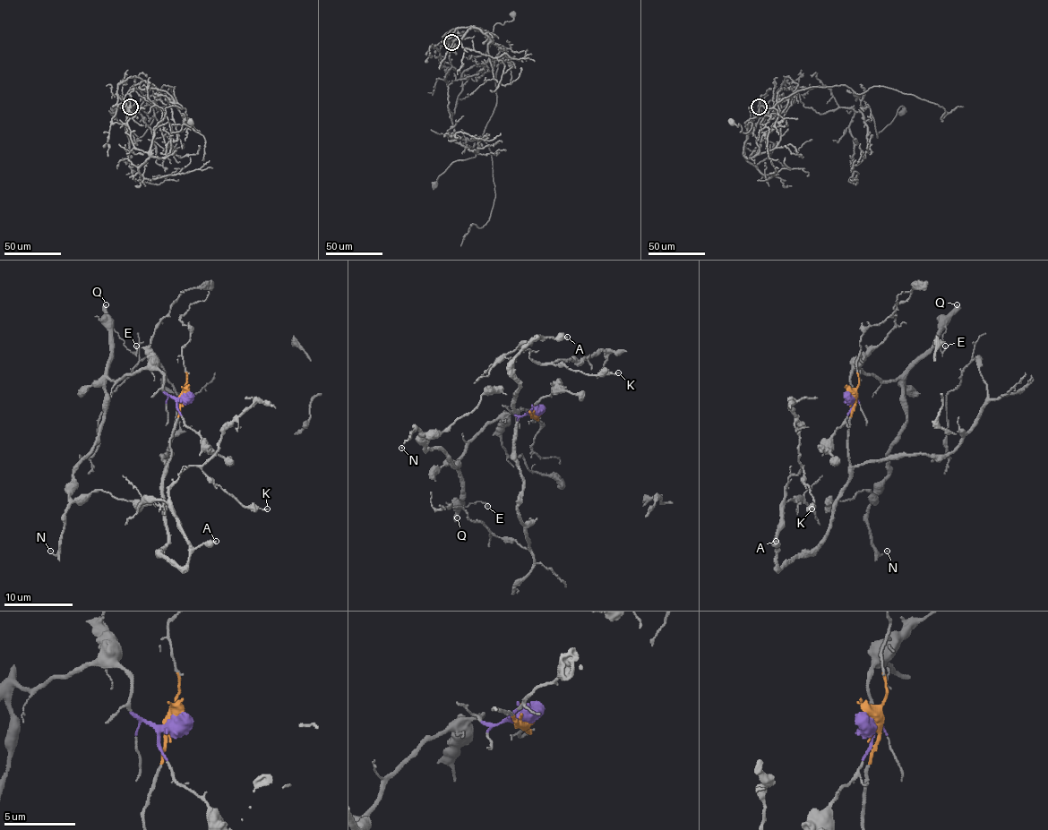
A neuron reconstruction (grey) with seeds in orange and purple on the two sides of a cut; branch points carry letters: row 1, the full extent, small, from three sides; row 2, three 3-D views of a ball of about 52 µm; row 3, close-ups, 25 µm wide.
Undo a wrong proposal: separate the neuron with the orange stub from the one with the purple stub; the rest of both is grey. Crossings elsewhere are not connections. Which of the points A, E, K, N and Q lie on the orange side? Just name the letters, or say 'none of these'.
A, K

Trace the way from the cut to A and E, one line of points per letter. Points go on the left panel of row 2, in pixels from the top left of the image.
A: (184, 396), (170, 439), (170, 461), (163, 483), (167, 543), (162, 552), (184, 566), (194, 549), (215, 541)
E: (184, 396), (168, 396), (157, 370), (108, 376), (110, 329), (127, 349), (134, 352), (136, 346)

